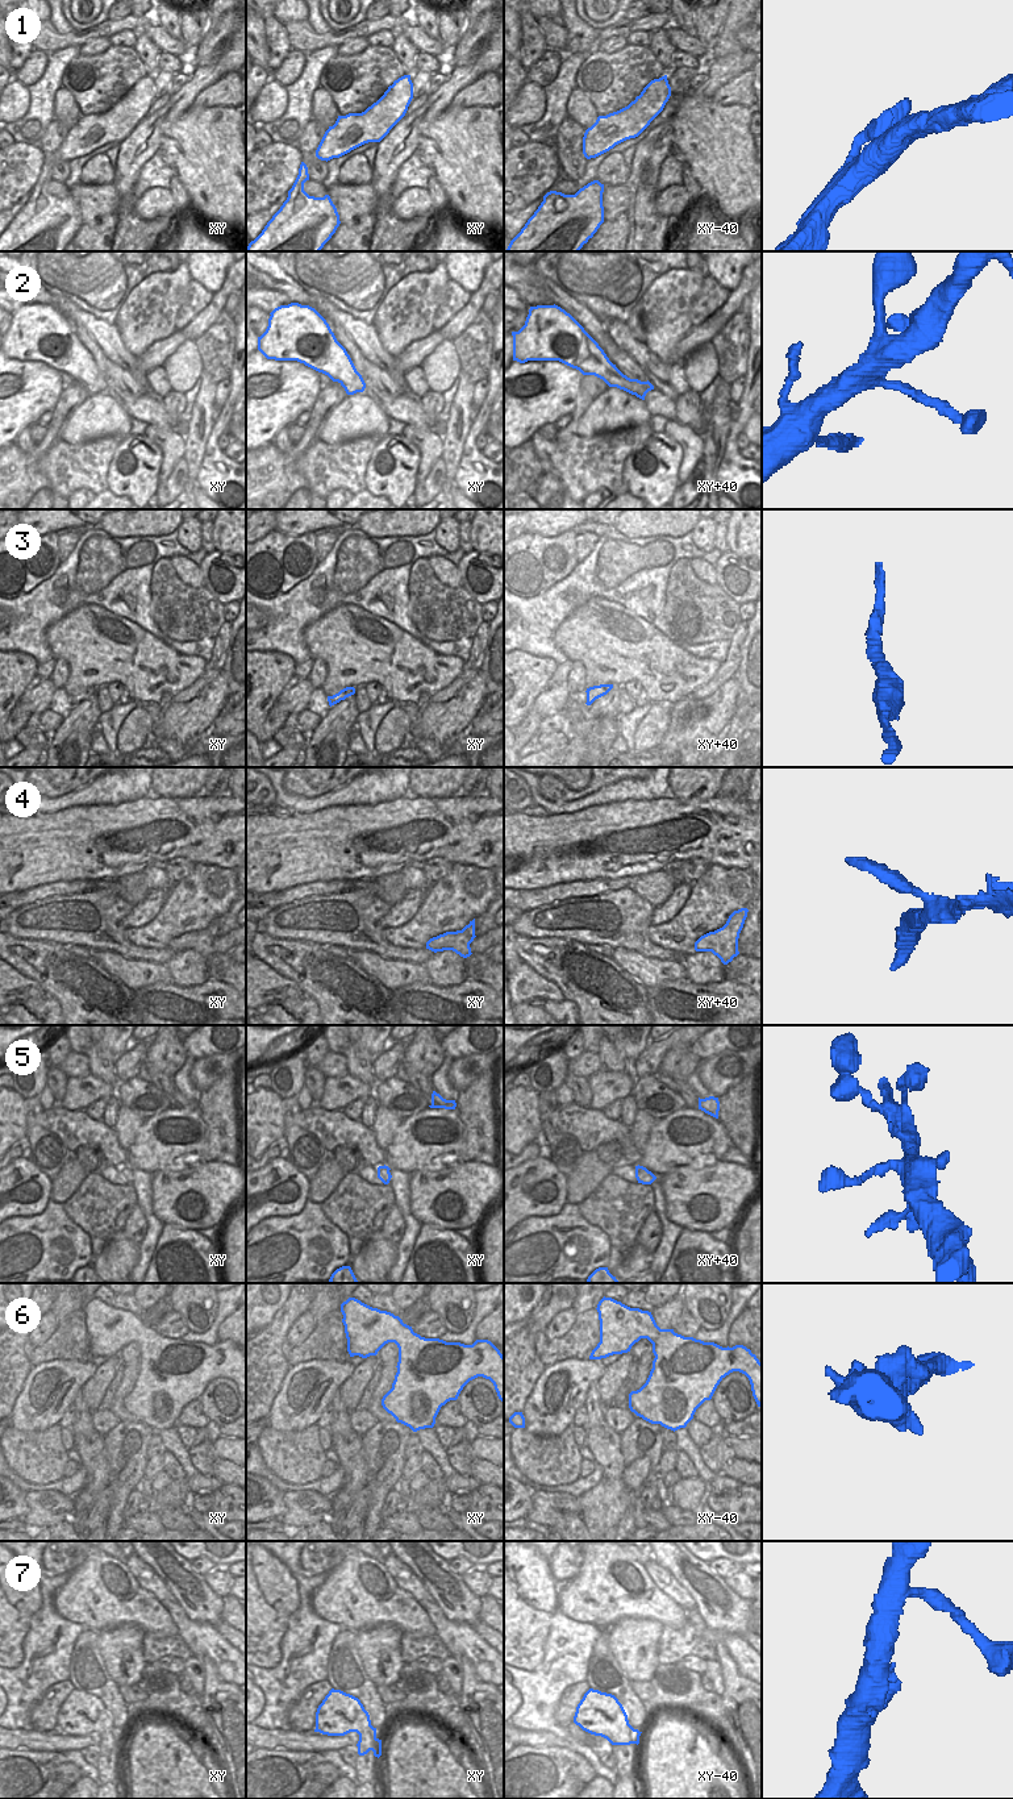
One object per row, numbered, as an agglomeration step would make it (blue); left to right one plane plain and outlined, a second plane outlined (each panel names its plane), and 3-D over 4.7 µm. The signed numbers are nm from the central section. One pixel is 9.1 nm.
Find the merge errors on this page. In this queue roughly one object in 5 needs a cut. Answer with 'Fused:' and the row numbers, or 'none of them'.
Fused: none of them

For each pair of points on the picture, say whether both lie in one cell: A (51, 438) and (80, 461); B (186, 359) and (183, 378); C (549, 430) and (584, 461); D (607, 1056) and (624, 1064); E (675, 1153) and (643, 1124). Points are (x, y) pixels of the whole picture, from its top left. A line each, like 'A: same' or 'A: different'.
A: different
B: same
C: different
D: same
E: different

